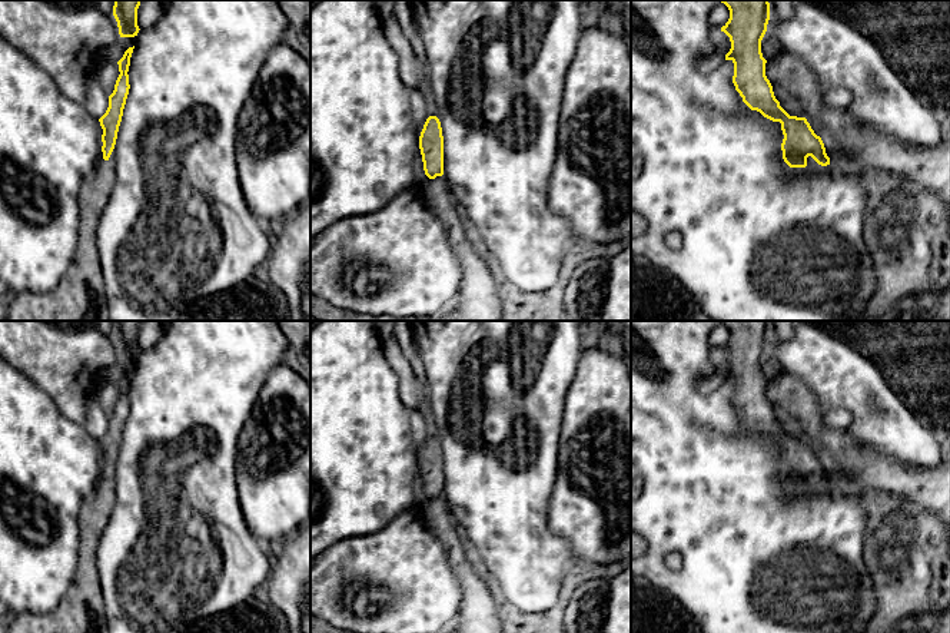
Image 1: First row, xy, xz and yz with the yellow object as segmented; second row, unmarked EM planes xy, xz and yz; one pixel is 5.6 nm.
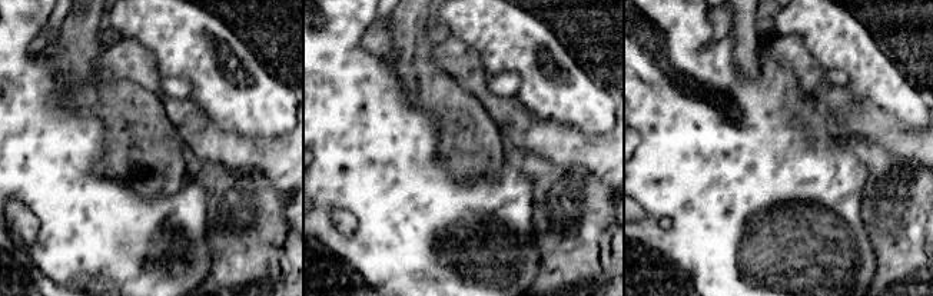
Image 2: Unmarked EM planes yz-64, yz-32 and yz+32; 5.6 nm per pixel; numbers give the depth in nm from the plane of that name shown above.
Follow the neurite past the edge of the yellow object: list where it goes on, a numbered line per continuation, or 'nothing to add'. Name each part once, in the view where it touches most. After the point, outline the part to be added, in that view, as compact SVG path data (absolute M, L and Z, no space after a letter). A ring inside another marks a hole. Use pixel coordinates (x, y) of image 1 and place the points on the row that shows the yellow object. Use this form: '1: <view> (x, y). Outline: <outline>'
1: yz (811, 165). Outline: M811 156L807 158L807 166L808 170L818 170L818 172L826 172L827 166L818 165Z

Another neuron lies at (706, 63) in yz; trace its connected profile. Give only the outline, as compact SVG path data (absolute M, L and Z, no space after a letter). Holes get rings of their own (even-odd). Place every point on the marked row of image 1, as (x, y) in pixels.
M721 30L717 33L717 42L718 42L717 52L712 52L708 56L700 56L695 62L697 67L704 73L708 73L717 69L725 60L725 54L731 49L730 37Z

